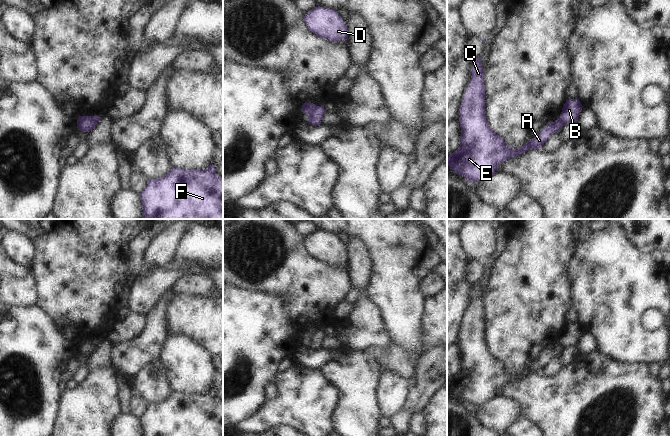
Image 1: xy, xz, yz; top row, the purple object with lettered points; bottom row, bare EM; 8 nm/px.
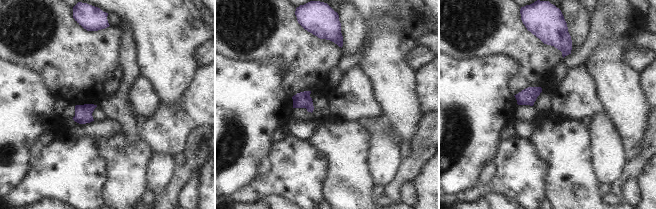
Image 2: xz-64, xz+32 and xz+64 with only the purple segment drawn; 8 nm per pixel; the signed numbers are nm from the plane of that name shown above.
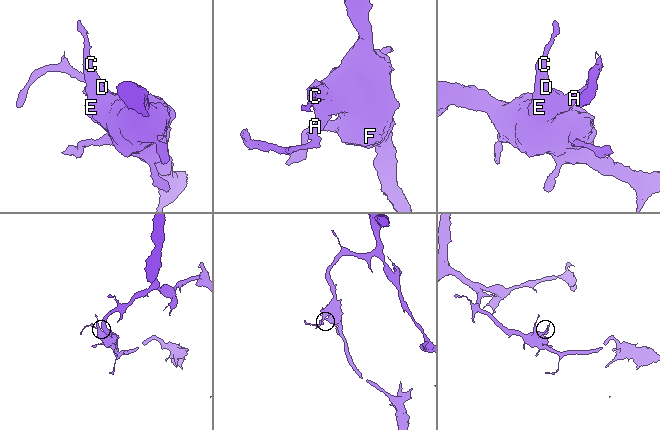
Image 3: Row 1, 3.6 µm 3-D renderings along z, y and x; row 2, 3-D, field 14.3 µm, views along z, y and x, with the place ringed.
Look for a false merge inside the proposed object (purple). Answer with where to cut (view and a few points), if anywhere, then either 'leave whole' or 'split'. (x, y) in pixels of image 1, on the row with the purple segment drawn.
cut xz (316, 106), (307, 114); split

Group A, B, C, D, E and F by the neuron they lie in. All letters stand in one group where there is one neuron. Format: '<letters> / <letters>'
A C D E F / B

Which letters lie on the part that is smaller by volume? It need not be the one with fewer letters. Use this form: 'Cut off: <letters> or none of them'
Cut off: B

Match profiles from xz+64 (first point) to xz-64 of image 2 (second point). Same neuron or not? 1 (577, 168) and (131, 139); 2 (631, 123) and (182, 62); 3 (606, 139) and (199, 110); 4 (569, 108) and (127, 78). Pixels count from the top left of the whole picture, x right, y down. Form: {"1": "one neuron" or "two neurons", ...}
{"1": "two neurons", "2": "one neuron", "3": "two neurons", "4": "two neurons"}

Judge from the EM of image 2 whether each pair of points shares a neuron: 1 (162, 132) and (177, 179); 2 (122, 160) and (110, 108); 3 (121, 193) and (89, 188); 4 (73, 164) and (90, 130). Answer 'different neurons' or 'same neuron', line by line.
1: different neurons
2: different neurons
3: different neurons
4: different neurons

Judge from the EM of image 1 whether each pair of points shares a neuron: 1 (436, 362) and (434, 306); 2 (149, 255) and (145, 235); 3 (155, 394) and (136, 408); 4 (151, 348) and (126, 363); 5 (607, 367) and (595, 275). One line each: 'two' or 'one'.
1: two
2: two
3: two
4: one
5: two

